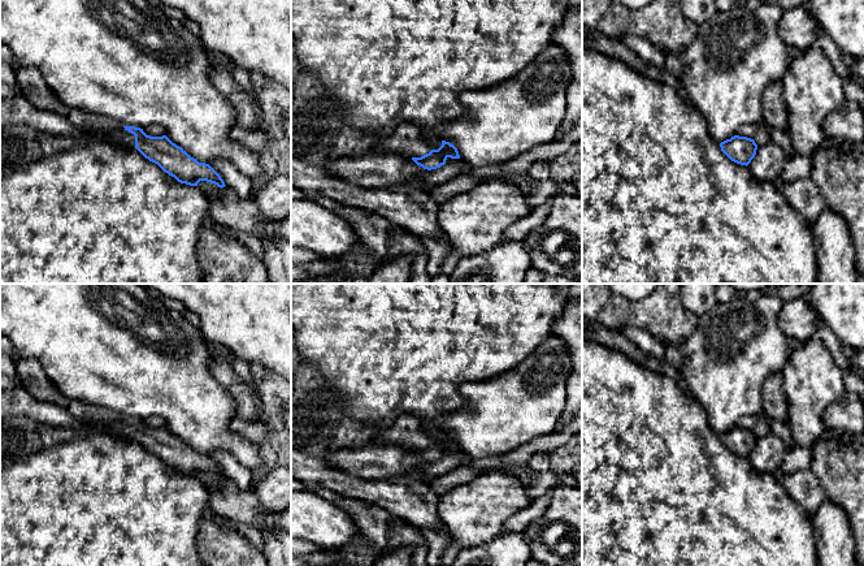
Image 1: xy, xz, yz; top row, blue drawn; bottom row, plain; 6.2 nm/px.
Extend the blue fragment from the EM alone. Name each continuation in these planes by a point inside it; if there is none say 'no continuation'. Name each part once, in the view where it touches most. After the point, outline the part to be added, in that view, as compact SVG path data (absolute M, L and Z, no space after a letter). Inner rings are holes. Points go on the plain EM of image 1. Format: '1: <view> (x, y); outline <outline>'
1: xy (34, 379); outline M18 359L14 364L22 386L34 398L60 407L86 428L107 428L127 438L135 438L135 427L129 424L118 412L88 406L61 394L48 379L40 362L35 359Z

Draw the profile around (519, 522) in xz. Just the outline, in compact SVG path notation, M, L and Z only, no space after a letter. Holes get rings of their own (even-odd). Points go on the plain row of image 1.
M555 488L548 489L542 497L533 500L526 509L508 518L504 523L504 532L524 532L534 519L544 514L553 491Z

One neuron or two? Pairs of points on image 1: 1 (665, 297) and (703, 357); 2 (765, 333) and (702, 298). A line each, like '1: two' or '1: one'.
1: two
2: two

